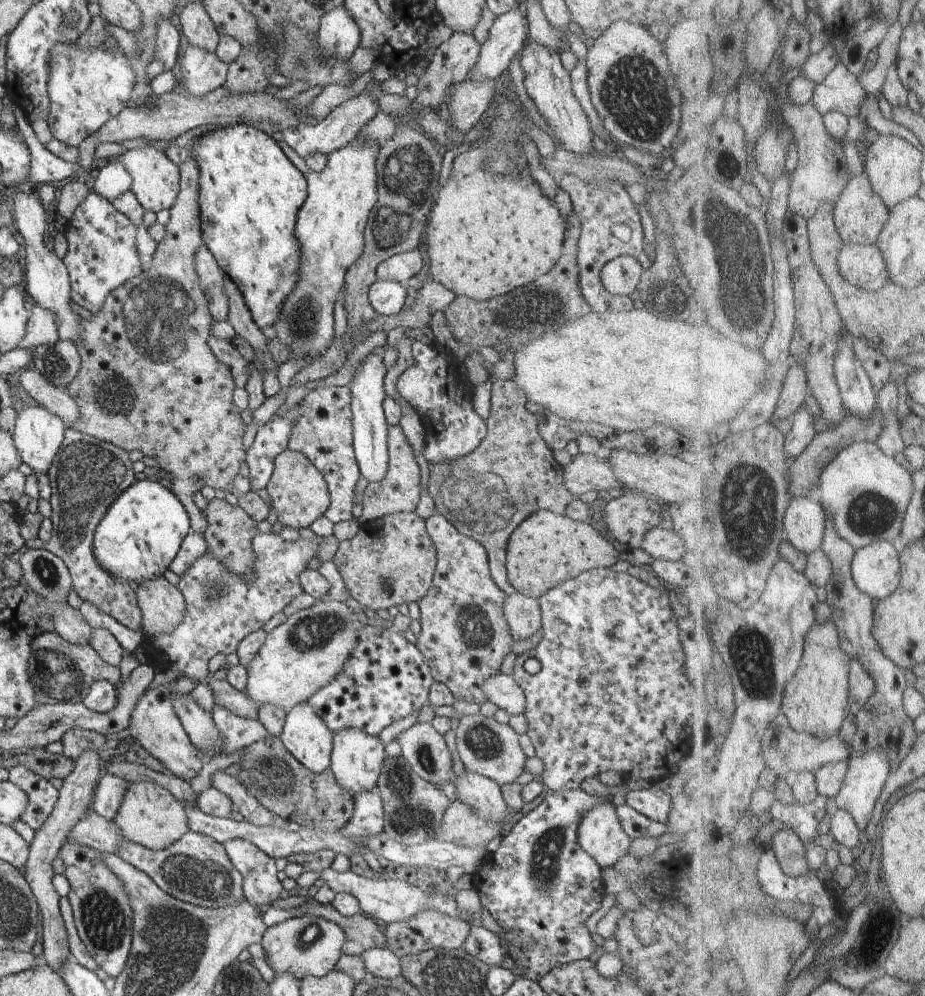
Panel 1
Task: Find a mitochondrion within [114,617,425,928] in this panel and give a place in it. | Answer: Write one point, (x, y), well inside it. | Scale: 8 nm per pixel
(206, 877)

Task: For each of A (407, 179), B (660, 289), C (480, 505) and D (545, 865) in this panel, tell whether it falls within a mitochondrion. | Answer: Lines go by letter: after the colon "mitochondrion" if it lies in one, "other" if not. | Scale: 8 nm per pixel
A: mitochondrion
B: other
C: mitochondrion
D: mitochondrion

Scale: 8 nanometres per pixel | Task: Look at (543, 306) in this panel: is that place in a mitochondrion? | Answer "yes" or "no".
yes

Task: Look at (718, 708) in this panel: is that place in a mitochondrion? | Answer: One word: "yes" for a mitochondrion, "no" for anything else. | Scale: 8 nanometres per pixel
no

